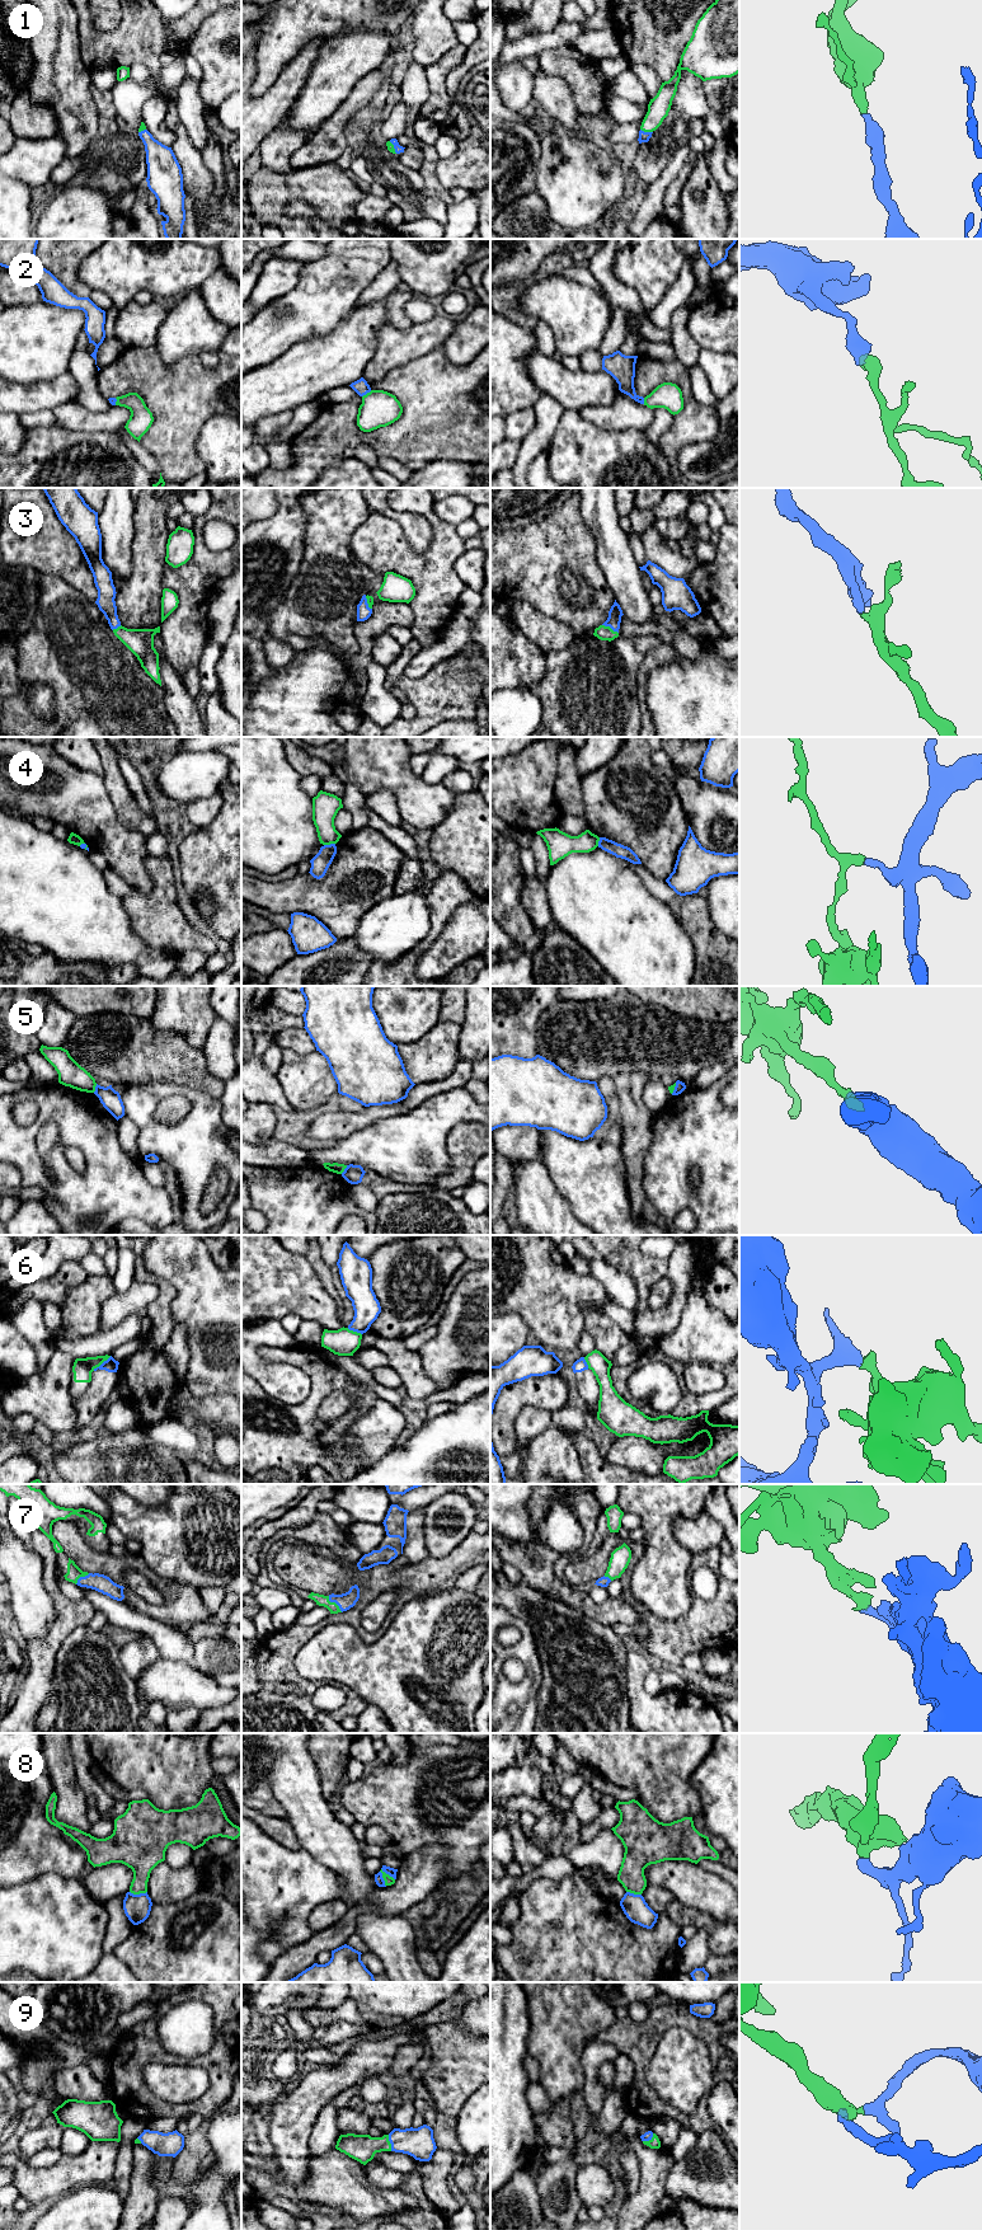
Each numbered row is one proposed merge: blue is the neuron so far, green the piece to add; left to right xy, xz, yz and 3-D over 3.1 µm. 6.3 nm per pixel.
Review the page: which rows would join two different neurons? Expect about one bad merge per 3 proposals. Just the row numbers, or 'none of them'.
4, 5, 6, 8

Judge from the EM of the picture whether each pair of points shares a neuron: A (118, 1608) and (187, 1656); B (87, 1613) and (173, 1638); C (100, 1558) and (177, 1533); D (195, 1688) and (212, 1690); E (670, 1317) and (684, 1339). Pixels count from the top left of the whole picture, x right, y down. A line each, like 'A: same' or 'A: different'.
A: same
B: different
C: different
D: same
E: different

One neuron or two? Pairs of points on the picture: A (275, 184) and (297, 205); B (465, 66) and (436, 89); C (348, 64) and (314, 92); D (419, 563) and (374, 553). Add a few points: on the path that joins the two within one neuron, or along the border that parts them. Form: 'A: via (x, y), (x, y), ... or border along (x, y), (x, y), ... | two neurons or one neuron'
A: border along (285, 206), (294, 200), (304, 200), (316, 215) | two neurons
B: border along (463, 56), (446, 76), (449, 111) | two neurons
C: via (339, 71), (323, 88) | one neuron
D: via (408, 563), (393, 553), (385, 553) | one neuron

